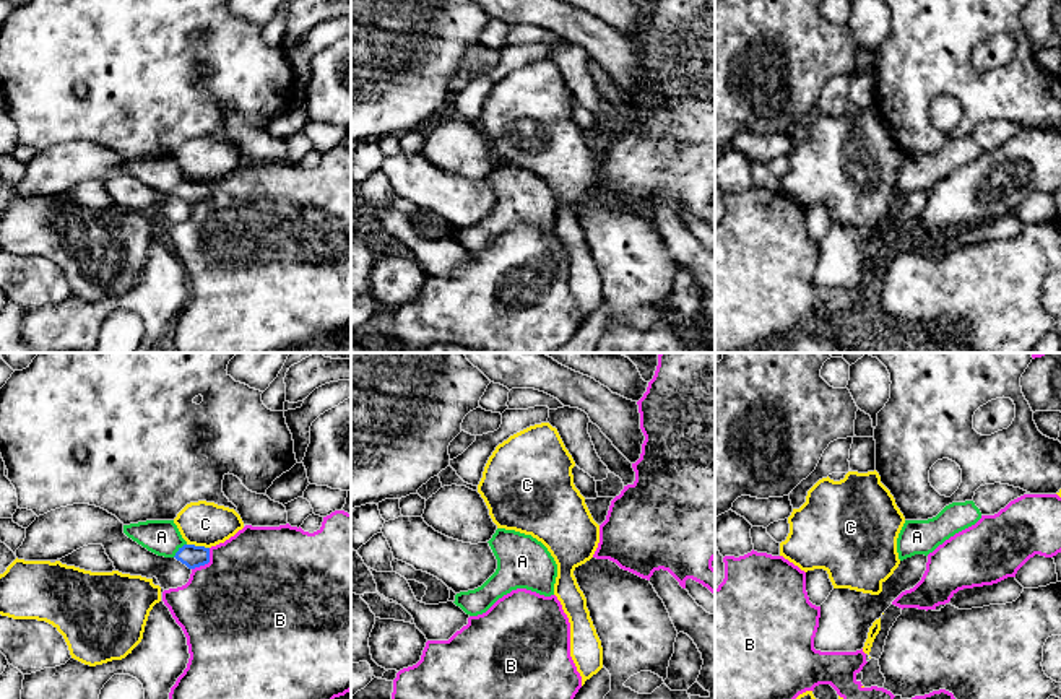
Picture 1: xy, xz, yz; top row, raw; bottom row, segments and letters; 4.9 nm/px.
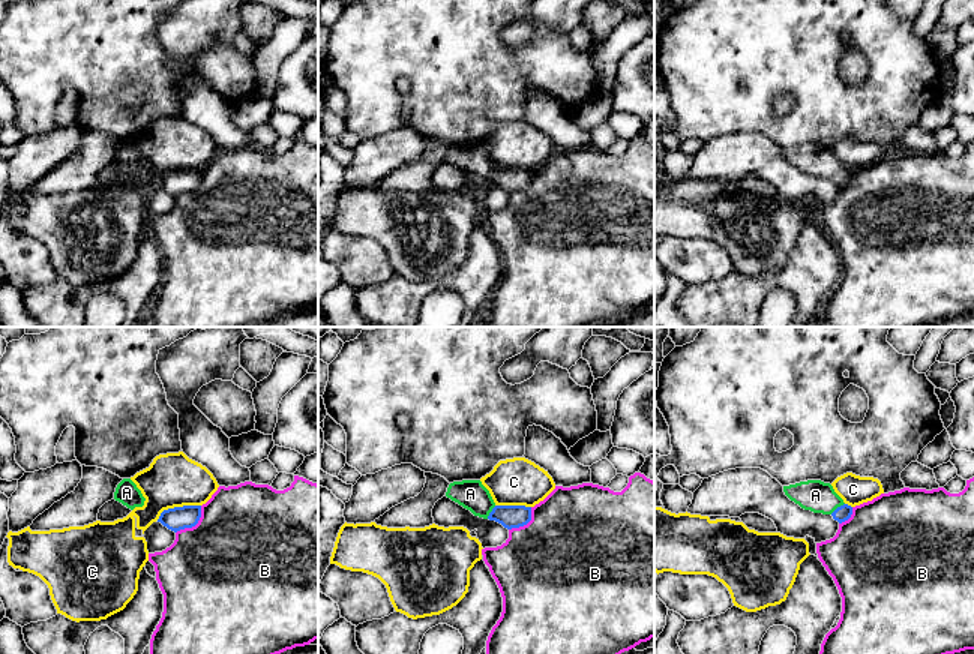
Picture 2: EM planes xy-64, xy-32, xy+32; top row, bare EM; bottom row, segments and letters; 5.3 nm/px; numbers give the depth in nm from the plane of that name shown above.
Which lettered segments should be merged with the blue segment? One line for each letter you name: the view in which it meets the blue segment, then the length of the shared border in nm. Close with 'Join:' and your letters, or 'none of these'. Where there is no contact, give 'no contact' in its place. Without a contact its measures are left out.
A: xy | 100 nm
Join: A

